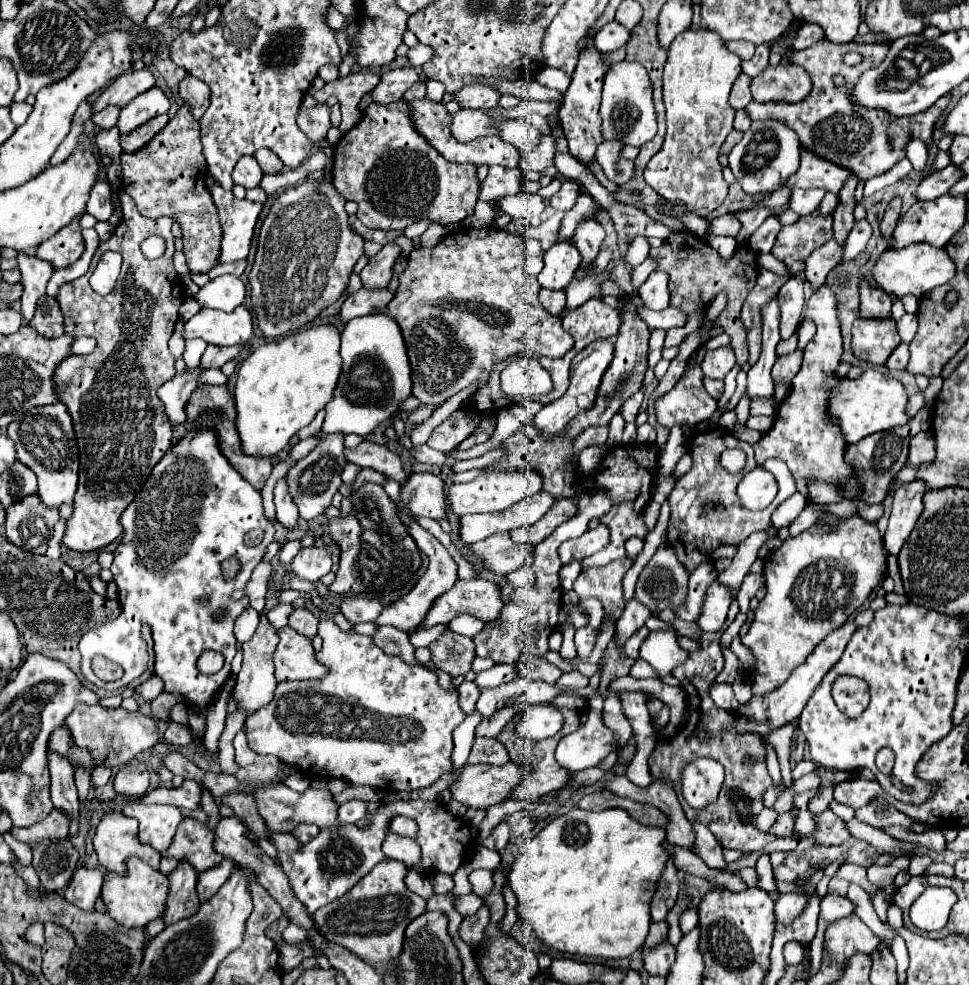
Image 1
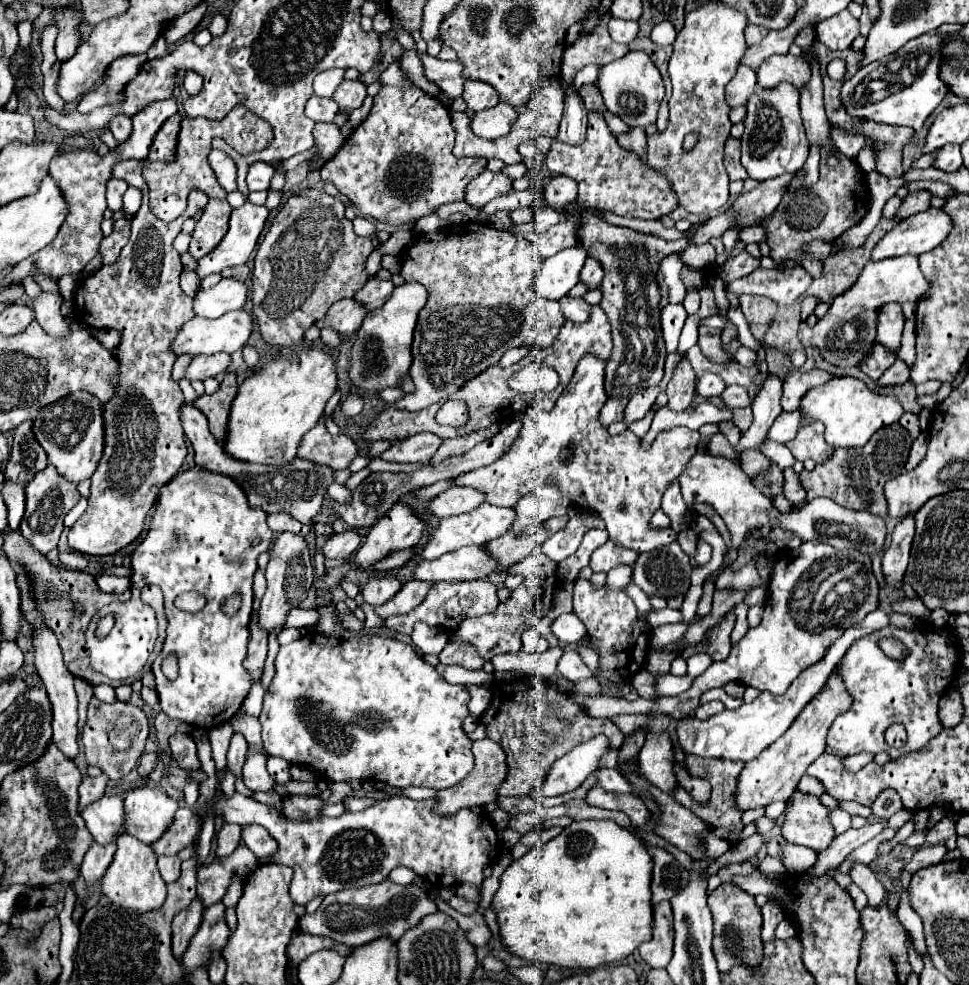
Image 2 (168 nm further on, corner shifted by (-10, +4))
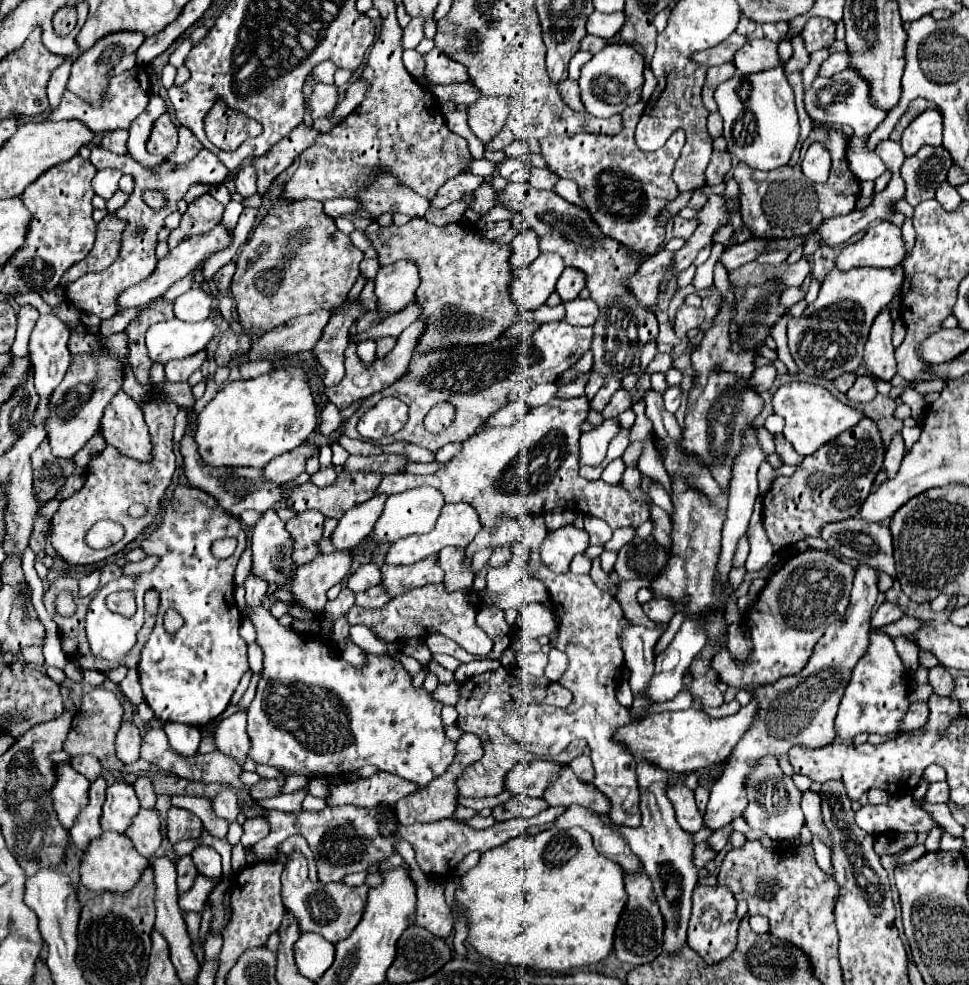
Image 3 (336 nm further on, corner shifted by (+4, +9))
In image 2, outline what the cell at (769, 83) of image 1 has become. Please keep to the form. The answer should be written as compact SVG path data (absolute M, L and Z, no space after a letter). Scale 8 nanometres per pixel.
M771 55L771 59L765 59L757 69L757 83L761 87L775 87L781 81L795 83L797 89L801 89L811 79L811 67L805 61L805 57L793 57L793 55Z

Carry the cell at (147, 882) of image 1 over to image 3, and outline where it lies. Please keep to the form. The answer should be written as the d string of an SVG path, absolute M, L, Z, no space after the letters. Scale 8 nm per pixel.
M105 832L101 838L93 840L89 850L85 852L81 866L79 866L79 876L81 876L81 884L91 892L125 894L137 884L137 880L141 878L141 874L147 866L149 866L149 860L145 856L137 854L133 842L125 834Z

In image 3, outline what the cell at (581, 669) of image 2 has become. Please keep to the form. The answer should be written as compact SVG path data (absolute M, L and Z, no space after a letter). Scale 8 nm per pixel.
M551 650L549 652L549 664L545 668L545 676L553 682L557 682L561 678L561 674L567 670L569 662L567 662L567 654L561 650Z

